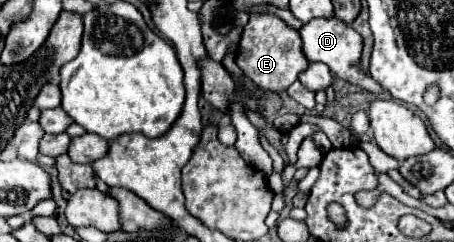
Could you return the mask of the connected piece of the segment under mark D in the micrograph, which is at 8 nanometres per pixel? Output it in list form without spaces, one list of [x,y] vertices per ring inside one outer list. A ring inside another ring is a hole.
[[[328,18],[328,20],[310,20],[308,24],[304,24],[300,28],[300,36],[304,42],[304,54],[310,62],[324,62],[330,66],[332,74],[356,84],[368,92],[380,94],[384,88],[372,78],[368,76],[362,68],[360,68],[360,56],[362,56],[362,36],[348,24],[344,24],[340,18]]]

